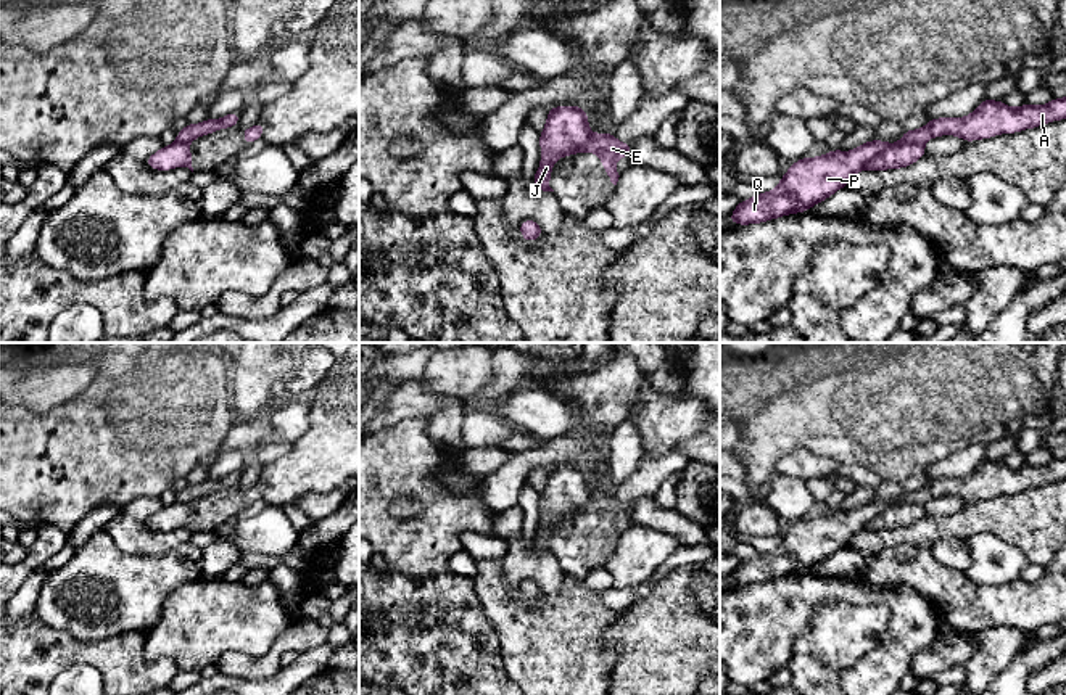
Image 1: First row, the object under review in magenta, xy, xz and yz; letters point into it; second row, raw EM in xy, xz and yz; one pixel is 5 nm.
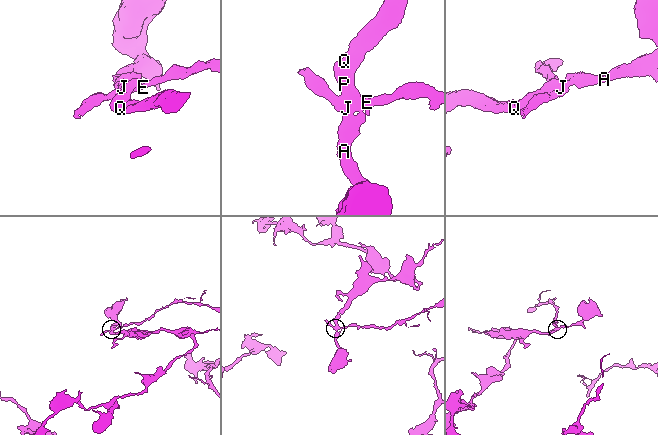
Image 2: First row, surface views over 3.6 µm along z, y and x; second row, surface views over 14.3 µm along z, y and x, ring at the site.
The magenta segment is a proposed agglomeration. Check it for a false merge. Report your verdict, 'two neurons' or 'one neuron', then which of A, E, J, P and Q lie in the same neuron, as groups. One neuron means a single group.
two neurons | A J P Q / E

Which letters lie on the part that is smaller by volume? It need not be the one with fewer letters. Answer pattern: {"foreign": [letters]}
{"foreign": ["E"]}

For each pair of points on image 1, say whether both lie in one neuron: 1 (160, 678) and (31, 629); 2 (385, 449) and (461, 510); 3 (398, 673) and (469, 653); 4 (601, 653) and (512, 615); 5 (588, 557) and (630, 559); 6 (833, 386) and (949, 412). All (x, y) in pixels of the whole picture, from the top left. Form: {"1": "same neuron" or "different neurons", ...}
{"1": "same neuron", "2": "same neuron", "3": "same neuron", "4": "same neuron", "5": "different neurons", "6": "same neuron"}

